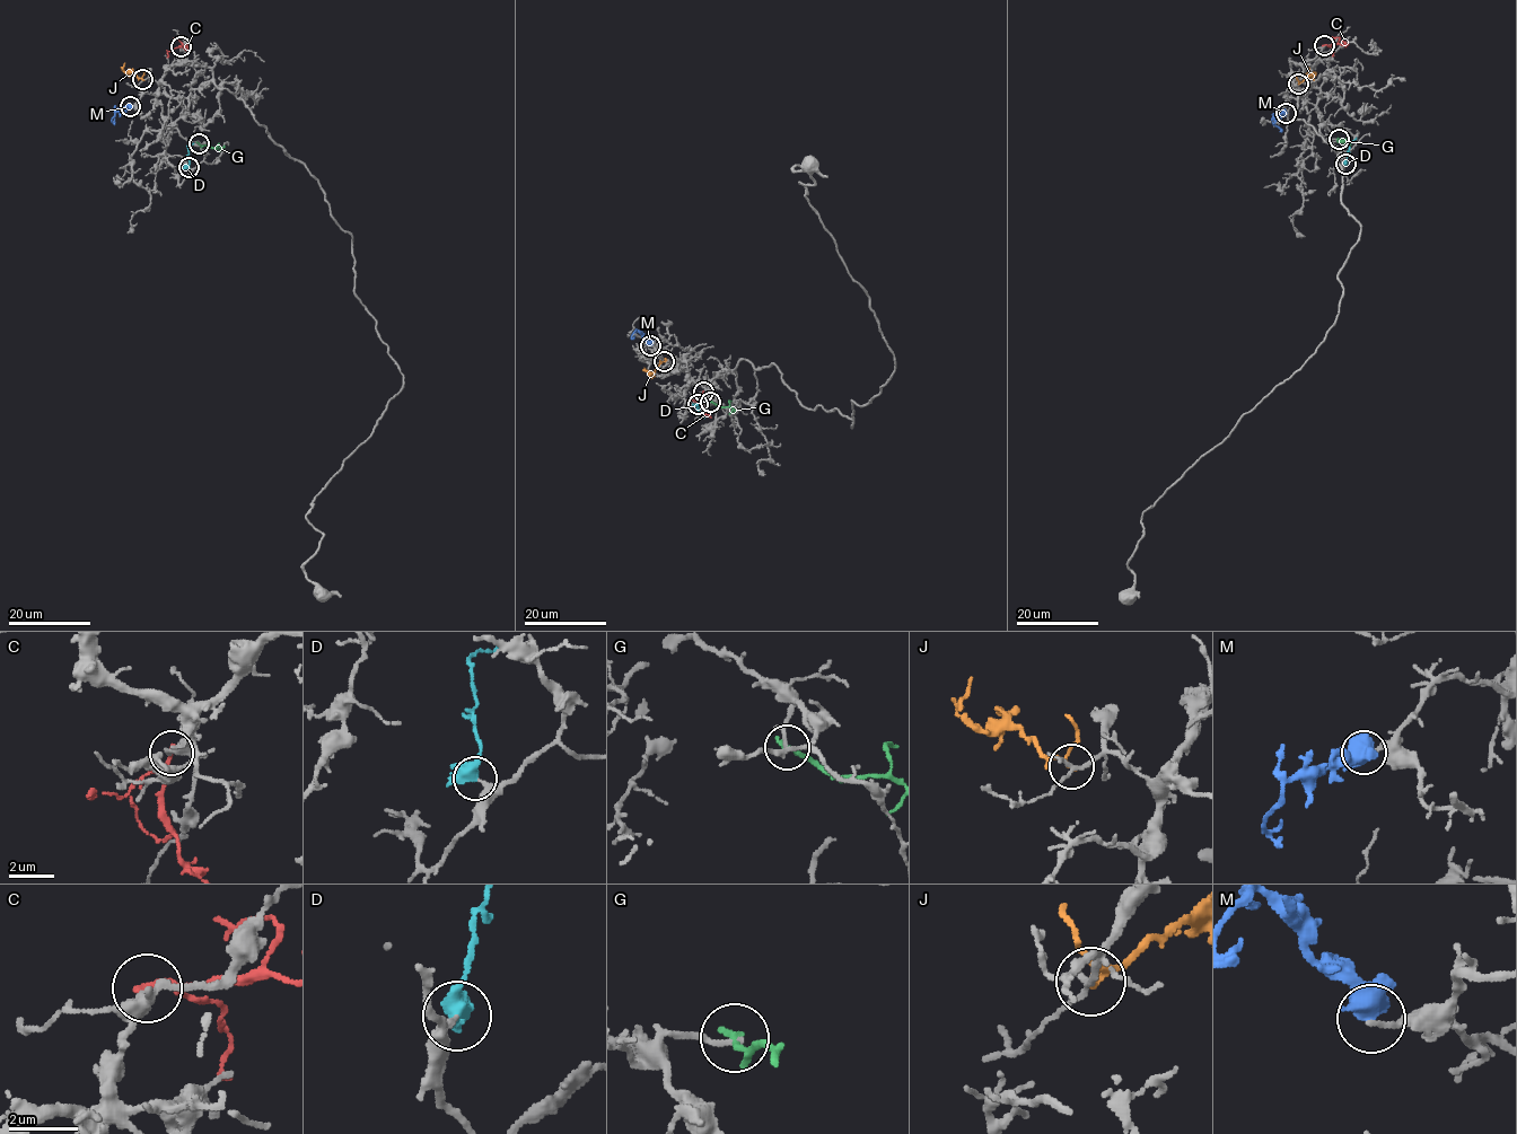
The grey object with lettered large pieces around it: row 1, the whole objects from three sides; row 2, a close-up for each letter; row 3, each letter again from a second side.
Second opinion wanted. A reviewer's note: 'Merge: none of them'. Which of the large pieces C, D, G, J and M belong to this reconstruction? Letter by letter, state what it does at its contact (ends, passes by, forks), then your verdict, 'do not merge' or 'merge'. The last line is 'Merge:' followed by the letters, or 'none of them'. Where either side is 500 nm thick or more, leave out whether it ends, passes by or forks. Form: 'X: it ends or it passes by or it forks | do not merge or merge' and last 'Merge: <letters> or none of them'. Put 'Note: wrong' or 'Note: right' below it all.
C: it passes by | do not merge
D: it forks | do not merge
G: it passes by | do not merge
J: it passes by | do not merge
M: do not merge
Merge: none of them
Note: right

